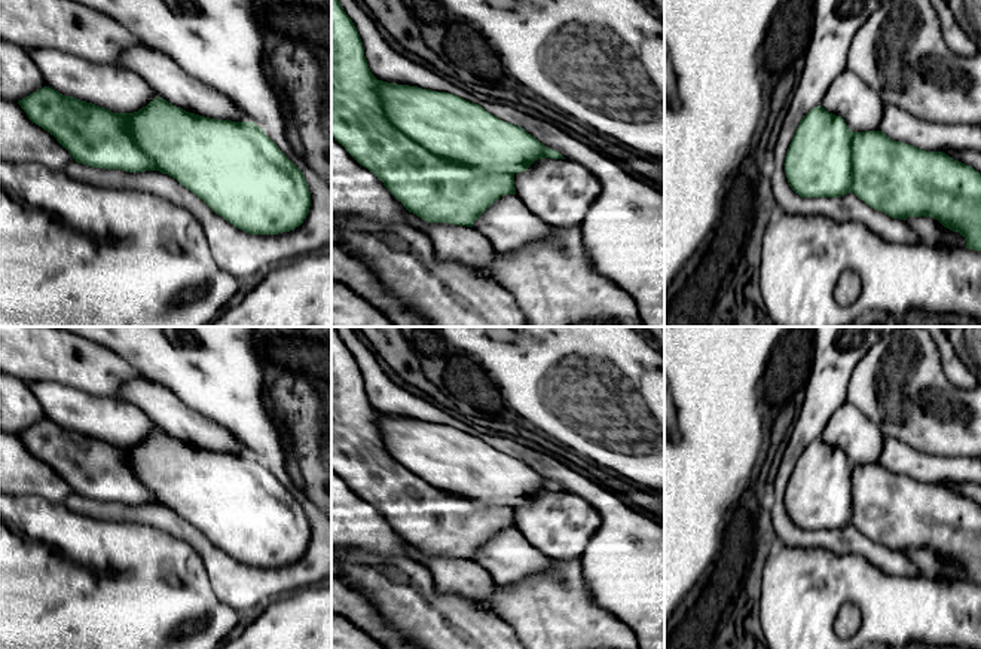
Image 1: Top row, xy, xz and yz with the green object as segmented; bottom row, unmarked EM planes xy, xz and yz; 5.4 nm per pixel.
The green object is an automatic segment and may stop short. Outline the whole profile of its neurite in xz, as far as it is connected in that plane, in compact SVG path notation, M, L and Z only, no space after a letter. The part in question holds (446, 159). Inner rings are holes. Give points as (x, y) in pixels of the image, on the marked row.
M331 0L331 137L373 172L409 212L428 223L467 227L473 227L501 196L516 195L517 172L526 171L538 159L565 159L523 128L458 95L378 80L367 65L360 34L339 0Z

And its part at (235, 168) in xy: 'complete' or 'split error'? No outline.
complete

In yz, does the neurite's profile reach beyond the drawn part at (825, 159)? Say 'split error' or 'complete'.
complete

